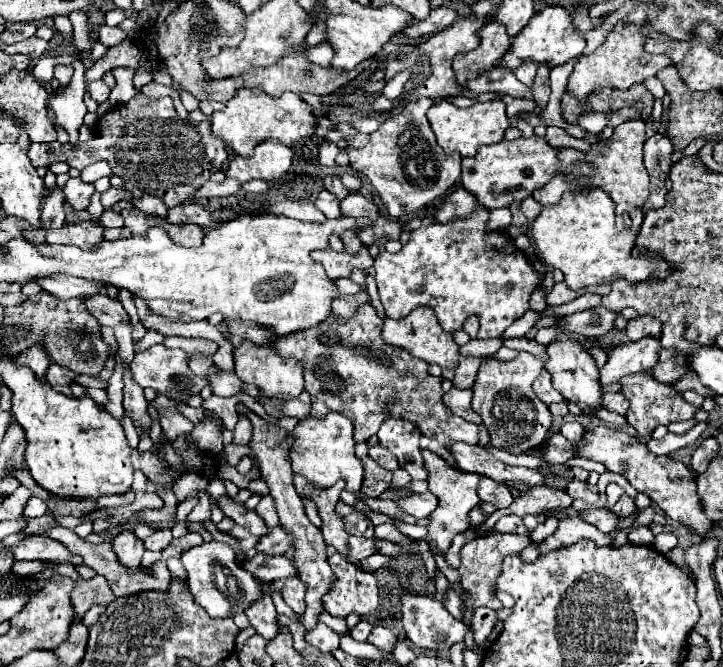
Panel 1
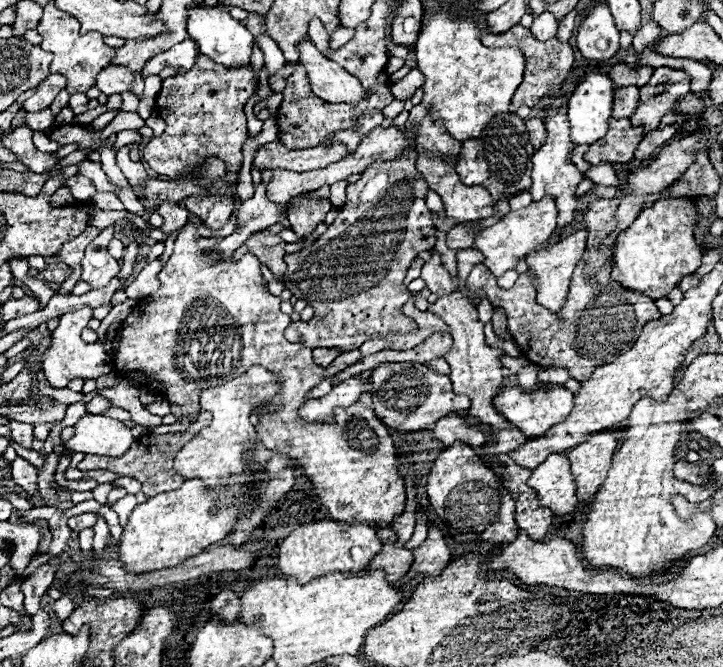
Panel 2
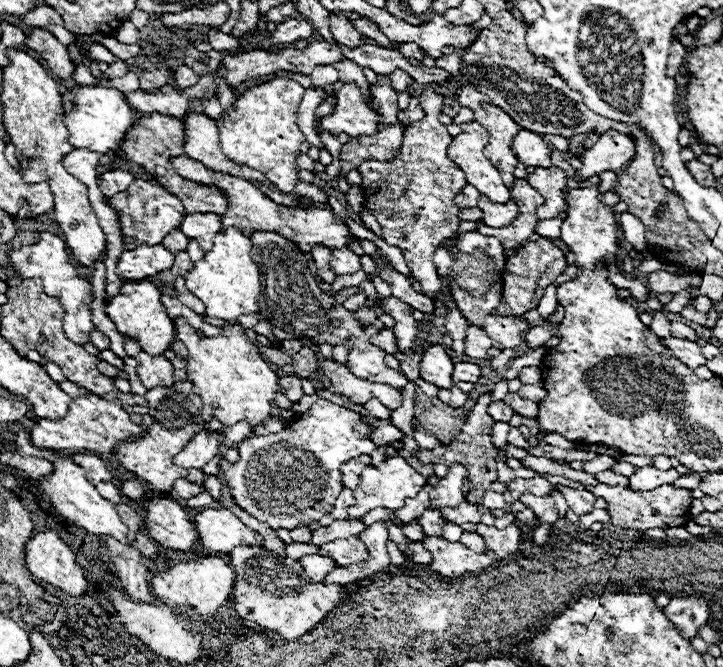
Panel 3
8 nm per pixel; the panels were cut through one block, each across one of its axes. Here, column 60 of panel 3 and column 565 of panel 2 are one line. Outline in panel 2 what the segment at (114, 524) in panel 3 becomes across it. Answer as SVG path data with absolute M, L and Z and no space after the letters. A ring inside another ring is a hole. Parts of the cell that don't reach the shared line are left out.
M552 454L534 468L528 484L538 492L540 504L556 516L566 516L578 508L576 482L570 472L570 462L564 454Z

